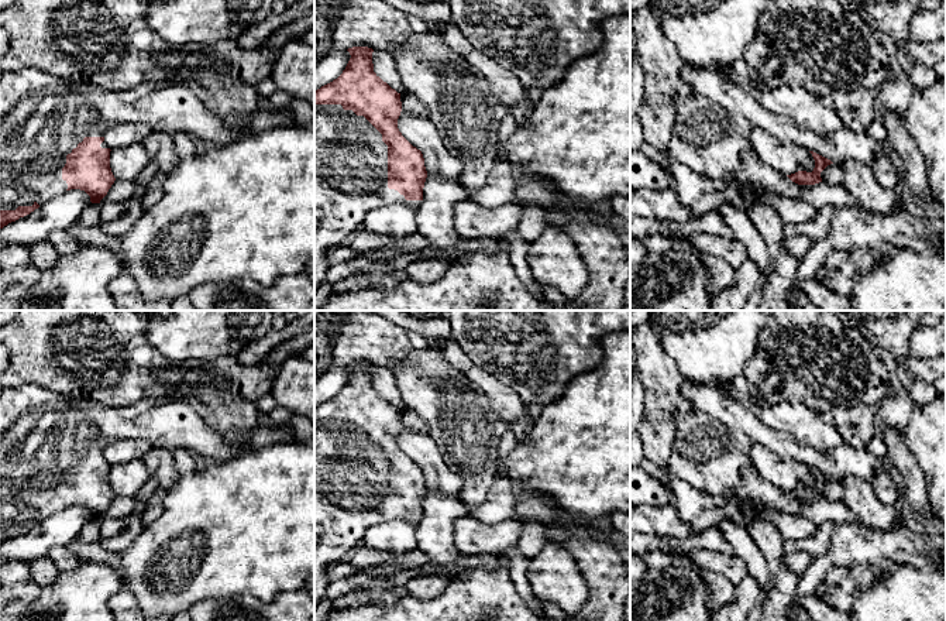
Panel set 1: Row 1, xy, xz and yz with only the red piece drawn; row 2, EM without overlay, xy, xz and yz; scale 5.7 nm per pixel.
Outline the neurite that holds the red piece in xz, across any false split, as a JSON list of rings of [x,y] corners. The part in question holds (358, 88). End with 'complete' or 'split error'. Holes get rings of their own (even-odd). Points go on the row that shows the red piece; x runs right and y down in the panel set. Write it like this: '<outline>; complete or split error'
[[[374,49],[347,51],[351,58],[343,73],[314,92],[314,292],[326,278],[328,251],[348,243],[375,207],[419,207],[427,178],[422,151],[398,128],[400,93],[374,72]]]; split error

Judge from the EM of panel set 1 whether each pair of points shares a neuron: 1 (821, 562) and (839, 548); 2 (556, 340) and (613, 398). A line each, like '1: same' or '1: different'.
1: same
2: different

